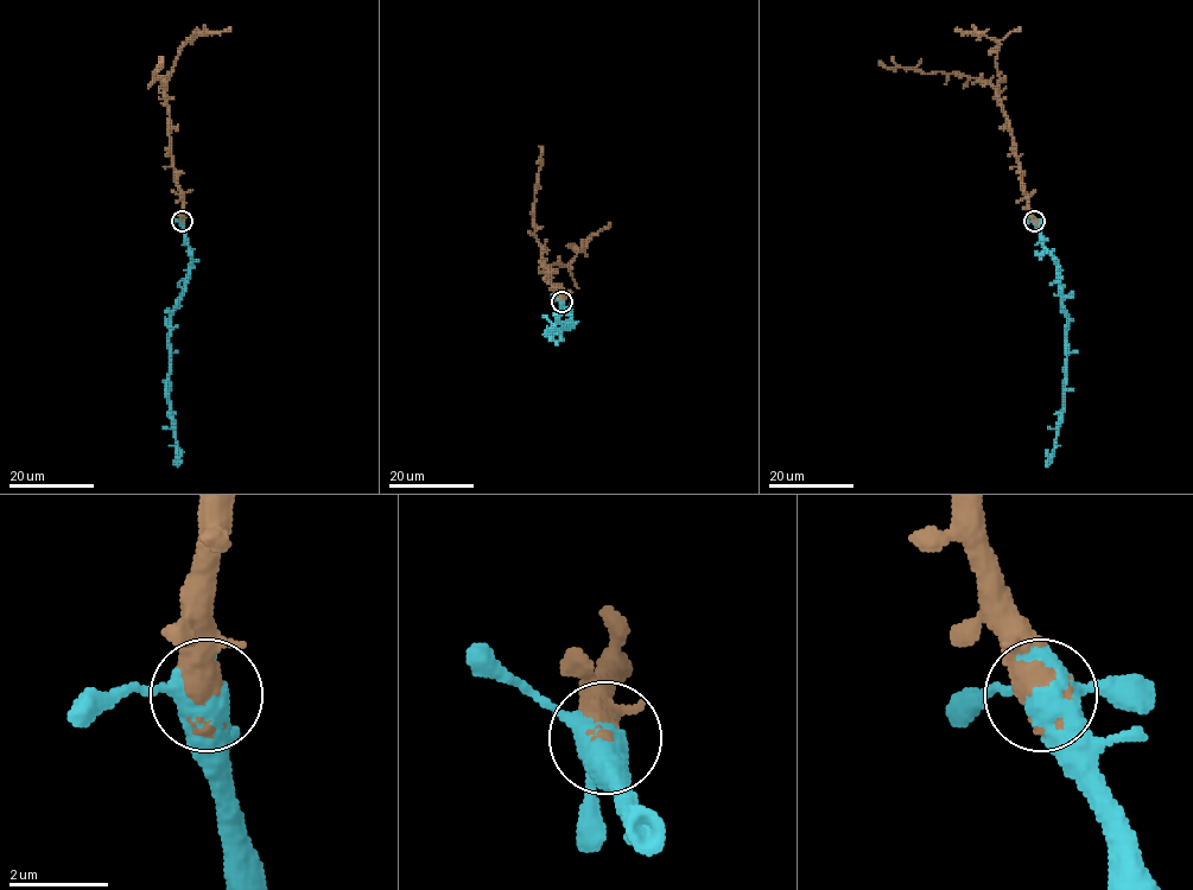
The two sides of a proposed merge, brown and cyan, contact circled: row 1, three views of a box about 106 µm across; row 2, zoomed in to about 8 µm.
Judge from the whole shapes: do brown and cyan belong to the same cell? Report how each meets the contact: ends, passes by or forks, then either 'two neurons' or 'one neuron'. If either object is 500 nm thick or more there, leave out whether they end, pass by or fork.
one neuron

